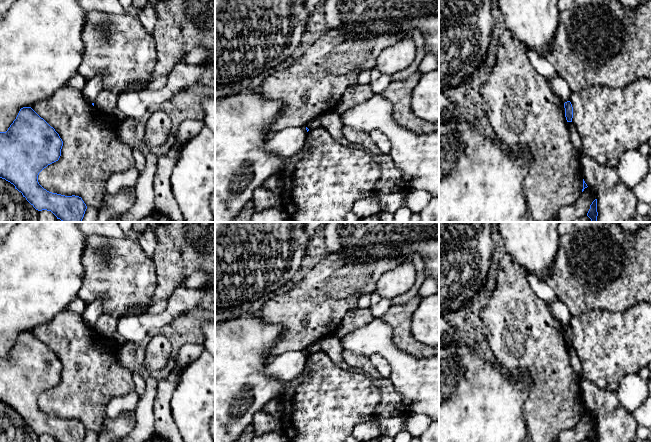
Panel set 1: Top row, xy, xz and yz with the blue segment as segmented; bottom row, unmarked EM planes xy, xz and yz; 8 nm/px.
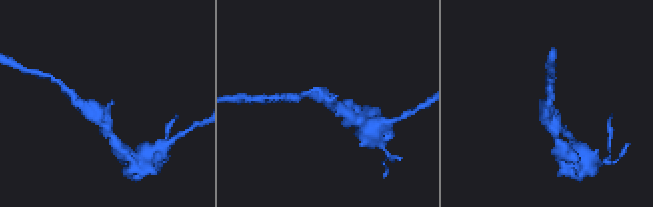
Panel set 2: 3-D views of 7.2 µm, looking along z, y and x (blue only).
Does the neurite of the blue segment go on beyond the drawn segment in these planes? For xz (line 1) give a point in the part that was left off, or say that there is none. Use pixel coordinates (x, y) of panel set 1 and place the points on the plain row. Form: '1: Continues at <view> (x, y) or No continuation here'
1: No continuation here

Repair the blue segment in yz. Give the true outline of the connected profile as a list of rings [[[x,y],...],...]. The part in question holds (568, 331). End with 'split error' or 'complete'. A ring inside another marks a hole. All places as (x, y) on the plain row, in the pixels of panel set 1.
[[[567,325],[564,327],[564,332],[565,332],[565,341],[567,346],[572,346],[573,342],[573,331],[570,325]]] | complete

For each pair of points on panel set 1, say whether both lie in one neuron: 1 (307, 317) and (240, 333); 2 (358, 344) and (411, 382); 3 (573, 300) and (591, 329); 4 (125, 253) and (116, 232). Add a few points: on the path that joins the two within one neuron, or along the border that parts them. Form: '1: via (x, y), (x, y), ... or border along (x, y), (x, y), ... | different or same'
1: border along (258, 315), (281, 326), (282, 333), (273, 347) | different
2: via (373, 344), (380, 344), (403, 367) | same
3: border along (604, 309), (594, 309), (572, 316) | different
4: border along (96, 234), (115, 238), (124, 237) | different

